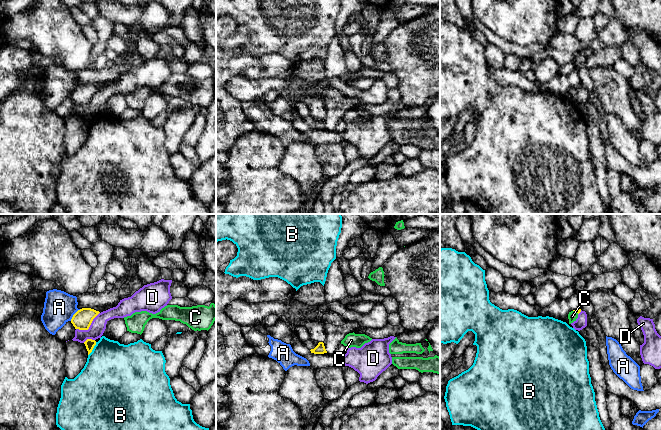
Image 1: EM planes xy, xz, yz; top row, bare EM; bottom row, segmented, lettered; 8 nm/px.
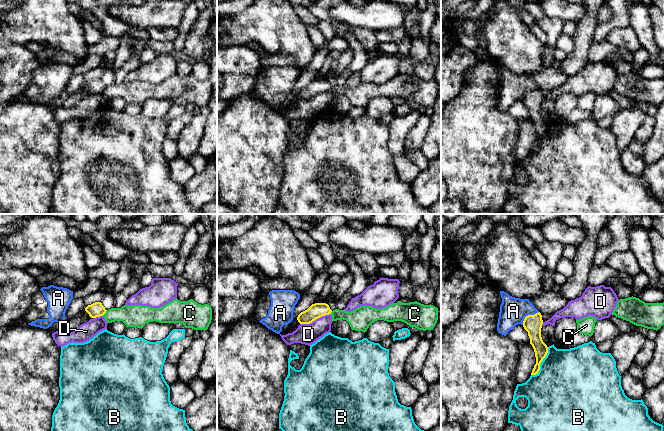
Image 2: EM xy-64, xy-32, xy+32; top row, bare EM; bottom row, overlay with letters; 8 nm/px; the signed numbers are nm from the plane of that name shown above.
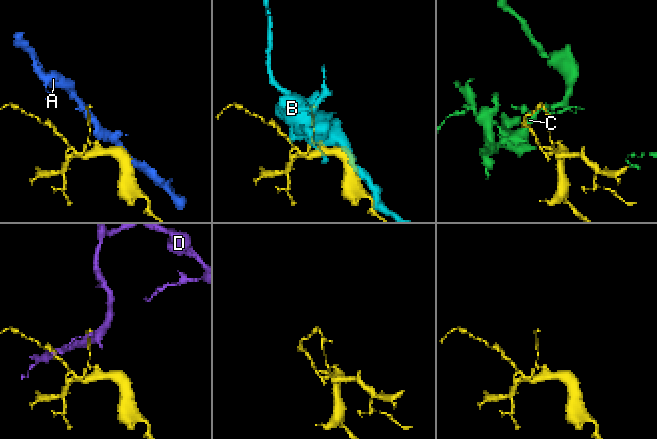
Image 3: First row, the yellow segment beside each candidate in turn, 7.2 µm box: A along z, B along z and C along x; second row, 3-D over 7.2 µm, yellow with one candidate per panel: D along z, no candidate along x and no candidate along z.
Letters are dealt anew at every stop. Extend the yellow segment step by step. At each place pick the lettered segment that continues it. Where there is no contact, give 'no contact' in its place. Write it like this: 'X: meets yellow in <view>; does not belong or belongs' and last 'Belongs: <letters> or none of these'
A: meets yellow in xy; does not belong
B: meets yellow in xy; does not belong
C: meets yellow in yz; does not belong
D: meets yellow in xy; does not belong
Belongs: none of these

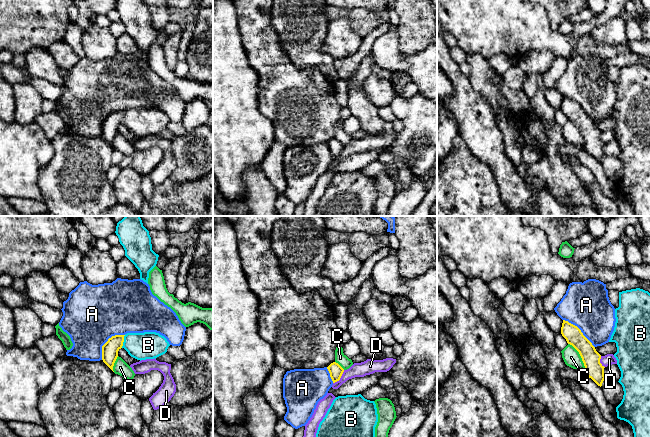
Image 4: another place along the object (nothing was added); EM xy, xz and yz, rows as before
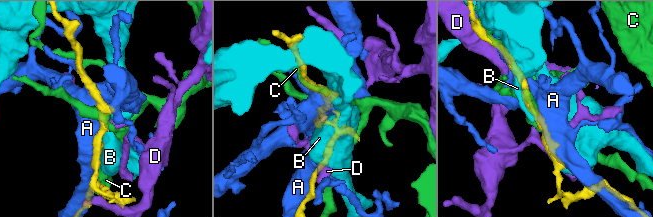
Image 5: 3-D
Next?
A: meets yellow in xy; does not belong
B: meets yellow in xy; does not belong
C: meets yellow in yz; does not belong
D: meets yellow in xz; does not belong
Belongs: none of these

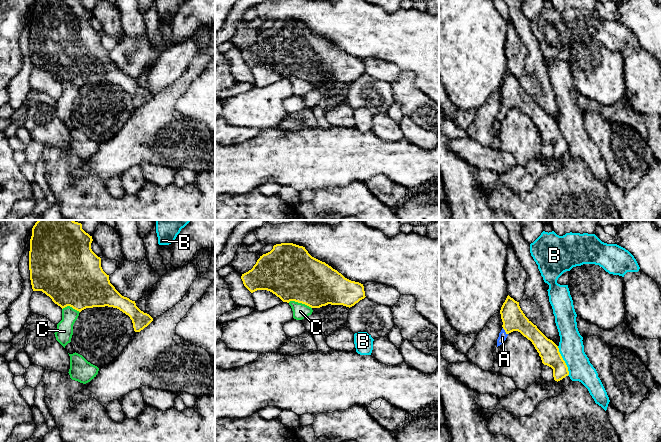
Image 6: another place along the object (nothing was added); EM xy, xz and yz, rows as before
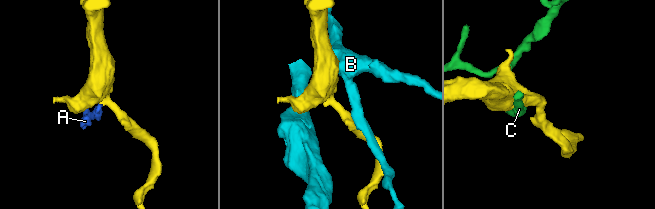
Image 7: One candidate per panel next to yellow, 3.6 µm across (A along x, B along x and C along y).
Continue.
A: meets yellow in yz; belongs
B: meets yellow in yz; does not belong
C: meets yellow in xz; does not belong
Belongs: A

